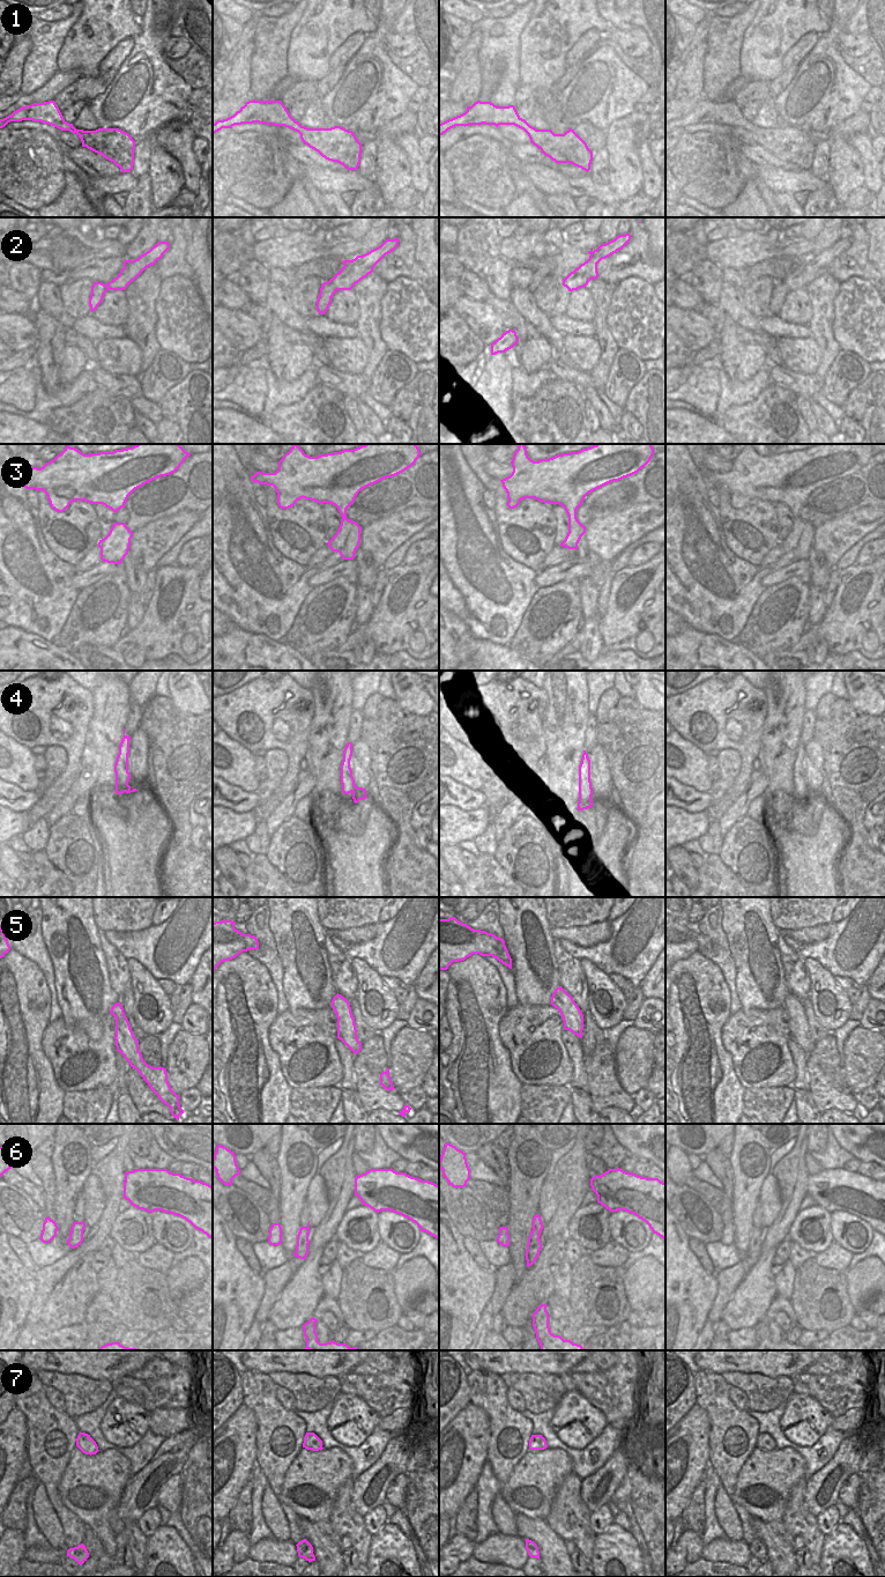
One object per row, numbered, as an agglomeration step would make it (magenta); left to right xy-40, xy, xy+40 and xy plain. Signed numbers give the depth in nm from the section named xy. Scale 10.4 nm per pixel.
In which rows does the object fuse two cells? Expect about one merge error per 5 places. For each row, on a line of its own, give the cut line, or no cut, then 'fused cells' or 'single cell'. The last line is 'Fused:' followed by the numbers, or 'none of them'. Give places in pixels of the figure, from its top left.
1: cut none; single cell
2: cut xy (328, 281), (336, 289); fused cells
3: cut none; single cell
4: cut none; single cell
5: cut none; single cell
6: cut none; single cell
7: cut none; single cell
Fused: 2

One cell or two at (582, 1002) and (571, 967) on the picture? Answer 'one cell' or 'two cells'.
one cell

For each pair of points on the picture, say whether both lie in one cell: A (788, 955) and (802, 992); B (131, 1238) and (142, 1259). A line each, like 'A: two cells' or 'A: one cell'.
A: one cell
B: two cells

